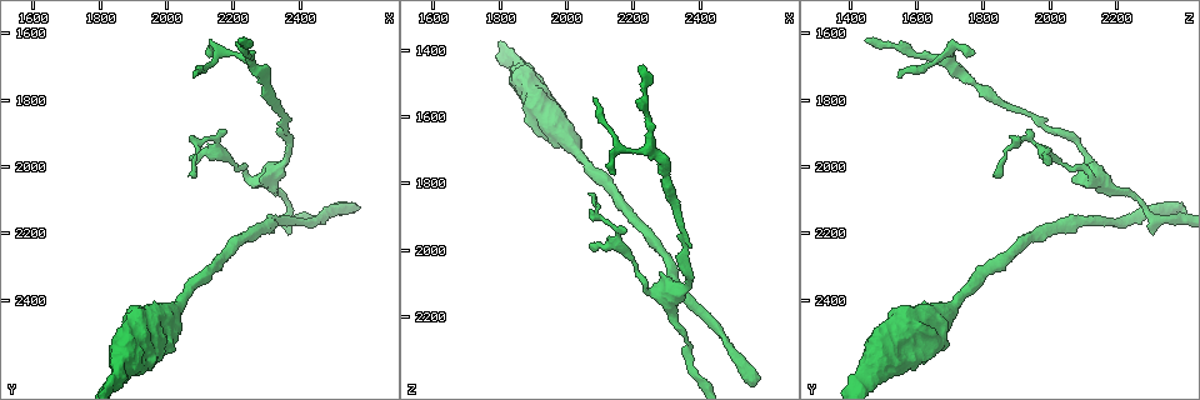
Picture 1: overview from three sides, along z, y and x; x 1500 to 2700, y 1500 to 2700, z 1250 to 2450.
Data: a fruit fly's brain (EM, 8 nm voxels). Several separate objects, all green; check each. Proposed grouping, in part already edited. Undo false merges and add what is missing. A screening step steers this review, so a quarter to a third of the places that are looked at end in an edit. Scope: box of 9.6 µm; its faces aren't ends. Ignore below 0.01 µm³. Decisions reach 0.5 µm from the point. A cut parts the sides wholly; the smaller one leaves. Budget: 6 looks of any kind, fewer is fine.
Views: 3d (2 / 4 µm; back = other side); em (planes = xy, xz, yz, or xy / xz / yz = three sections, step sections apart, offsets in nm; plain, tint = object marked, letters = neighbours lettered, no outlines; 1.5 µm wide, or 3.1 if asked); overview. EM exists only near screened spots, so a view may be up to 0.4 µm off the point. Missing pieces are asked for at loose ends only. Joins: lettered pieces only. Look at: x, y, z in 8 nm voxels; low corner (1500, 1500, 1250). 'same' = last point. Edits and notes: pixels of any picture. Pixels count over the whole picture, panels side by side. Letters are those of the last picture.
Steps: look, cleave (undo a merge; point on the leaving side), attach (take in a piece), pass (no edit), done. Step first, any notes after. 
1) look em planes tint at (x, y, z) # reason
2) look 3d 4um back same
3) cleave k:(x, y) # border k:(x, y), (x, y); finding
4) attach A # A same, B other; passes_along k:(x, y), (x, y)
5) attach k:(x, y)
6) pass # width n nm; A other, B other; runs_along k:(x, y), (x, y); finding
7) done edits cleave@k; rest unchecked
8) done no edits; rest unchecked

look em yz step 8 tint at (2360, 2100, 2270) # sudden change in width

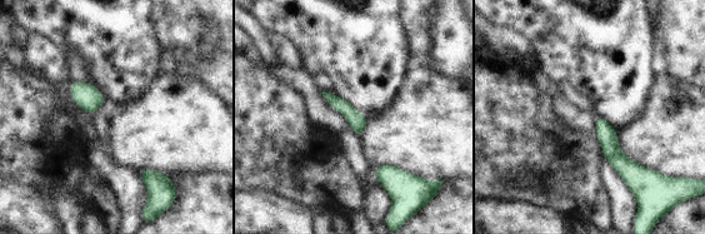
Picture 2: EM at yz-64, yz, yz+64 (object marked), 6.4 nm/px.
look em yz step 8 letters same

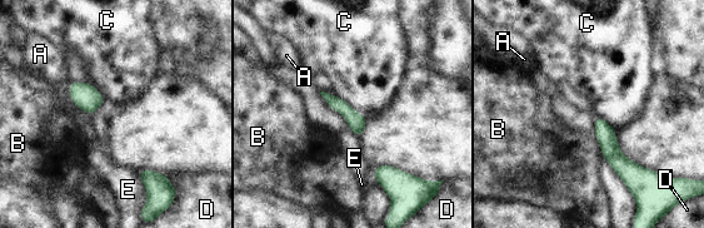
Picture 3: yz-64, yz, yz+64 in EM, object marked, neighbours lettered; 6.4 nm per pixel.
pass # longest_contact C 260 nm; A other, B other, C other, D other, E other; all the same neuron

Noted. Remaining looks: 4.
look 3d 2um at (2080, 1990, 1990) # branch stops here

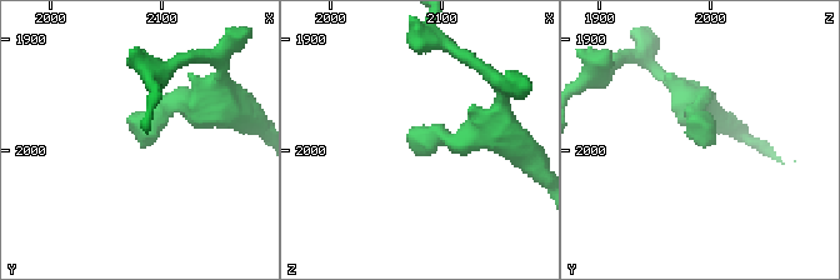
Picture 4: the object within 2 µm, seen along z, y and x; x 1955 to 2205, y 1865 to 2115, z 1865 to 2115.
look em yz step 4 tint at (2080, 1996, 1998) # shape alone is not enough

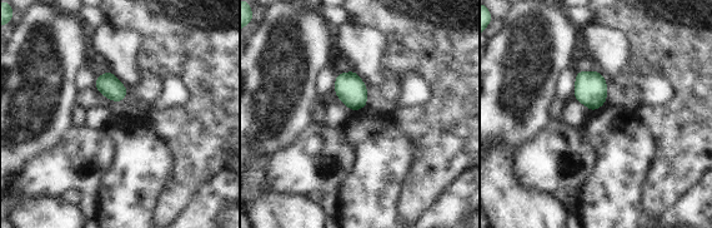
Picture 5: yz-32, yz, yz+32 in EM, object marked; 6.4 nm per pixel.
look em planes letters same # cut it another way

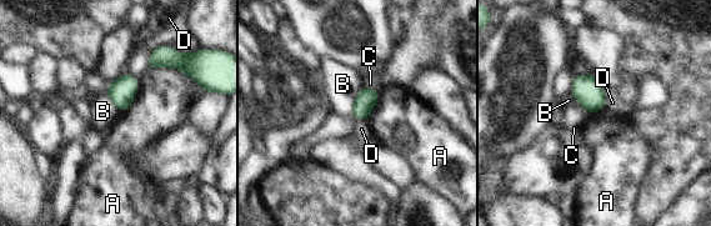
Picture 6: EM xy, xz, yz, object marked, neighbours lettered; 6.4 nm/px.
pass # A other, B other, C other, D other; border 6:(362, 88), (354, 101), (351, 115); none of them fits

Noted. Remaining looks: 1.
done no edits; rest unchecked

